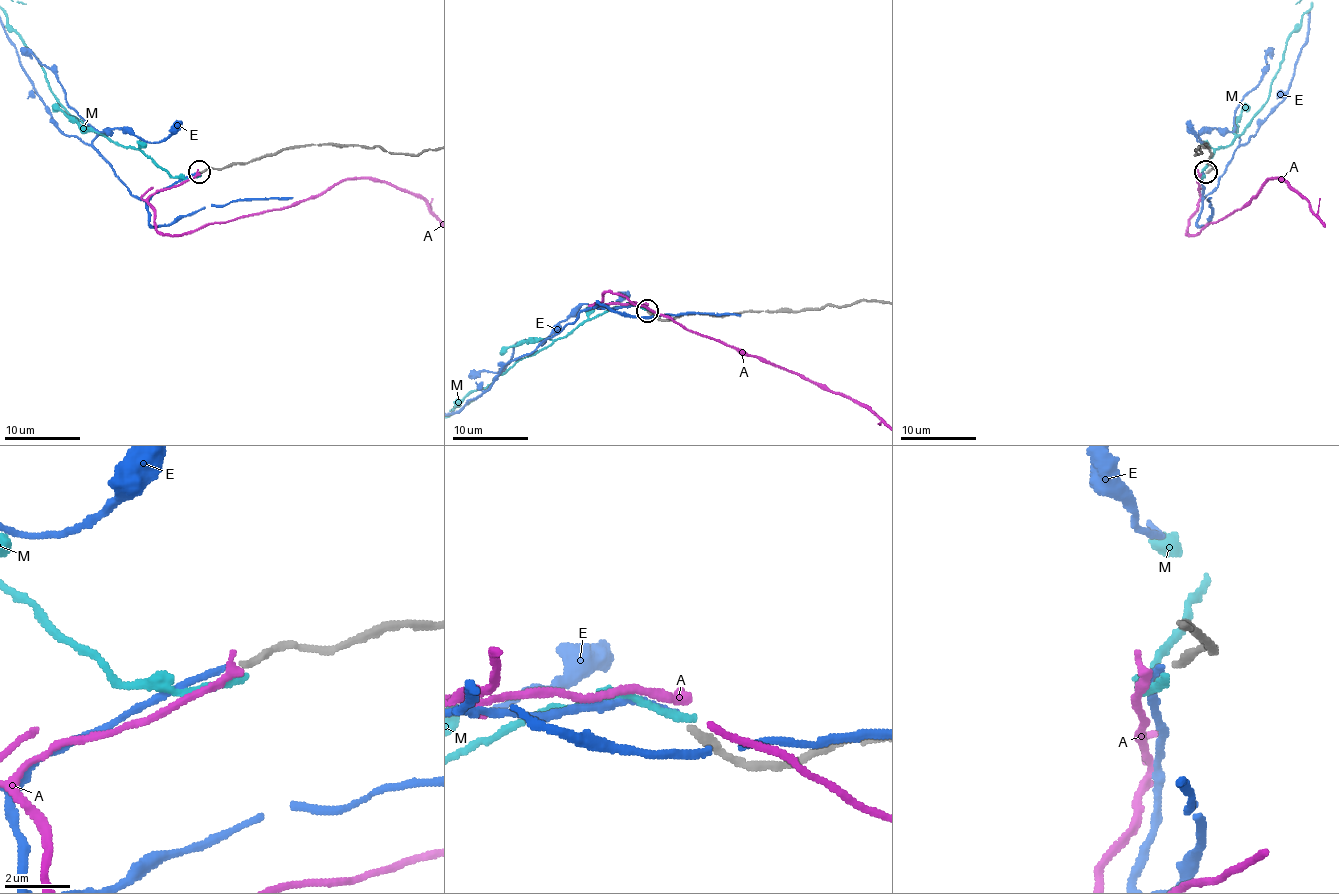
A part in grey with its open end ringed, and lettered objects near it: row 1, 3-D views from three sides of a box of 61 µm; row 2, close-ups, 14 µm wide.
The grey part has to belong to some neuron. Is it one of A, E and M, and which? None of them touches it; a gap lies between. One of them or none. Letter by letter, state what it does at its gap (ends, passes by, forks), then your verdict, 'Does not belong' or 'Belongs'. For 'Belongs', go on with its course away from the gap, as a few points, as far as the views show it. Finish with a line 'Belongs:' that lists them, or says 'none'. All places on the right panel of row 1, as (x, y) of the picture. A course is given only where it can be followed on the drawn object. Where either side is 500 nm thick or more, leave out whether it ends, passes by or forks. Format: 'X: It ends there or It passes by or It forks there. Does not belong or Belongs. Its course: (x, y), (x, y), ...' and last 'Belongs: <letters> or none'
A: It ends there. Does not belong
E: It ends there. Belongs
M: It ends there. Does not belong
Belongs: E

